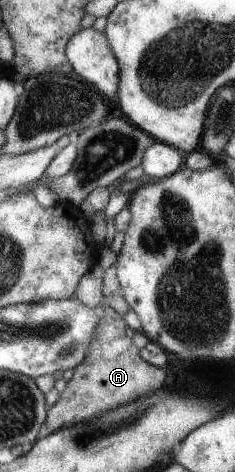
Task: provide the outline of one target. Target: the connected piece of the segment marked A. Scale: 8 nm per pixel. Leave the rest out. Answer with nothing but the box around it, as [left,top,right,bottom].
[50,305,166,430]

